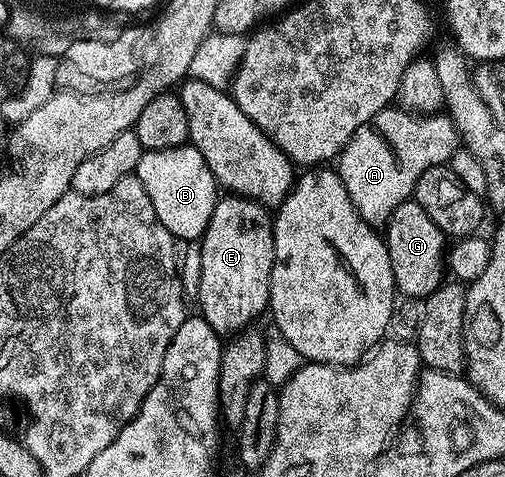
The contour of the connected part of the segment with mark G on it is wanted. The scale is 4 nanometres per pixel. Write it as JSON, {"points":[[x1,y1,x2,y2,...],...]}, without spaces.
{"points":[[416,201,399,205,399,209,395,209,395,213,389,219,383,238,385,246,389,248,391,269,400,294,424,301,431,293,440,289,447,275,447,236,427,215,427,209,423,209,423,205]]}

